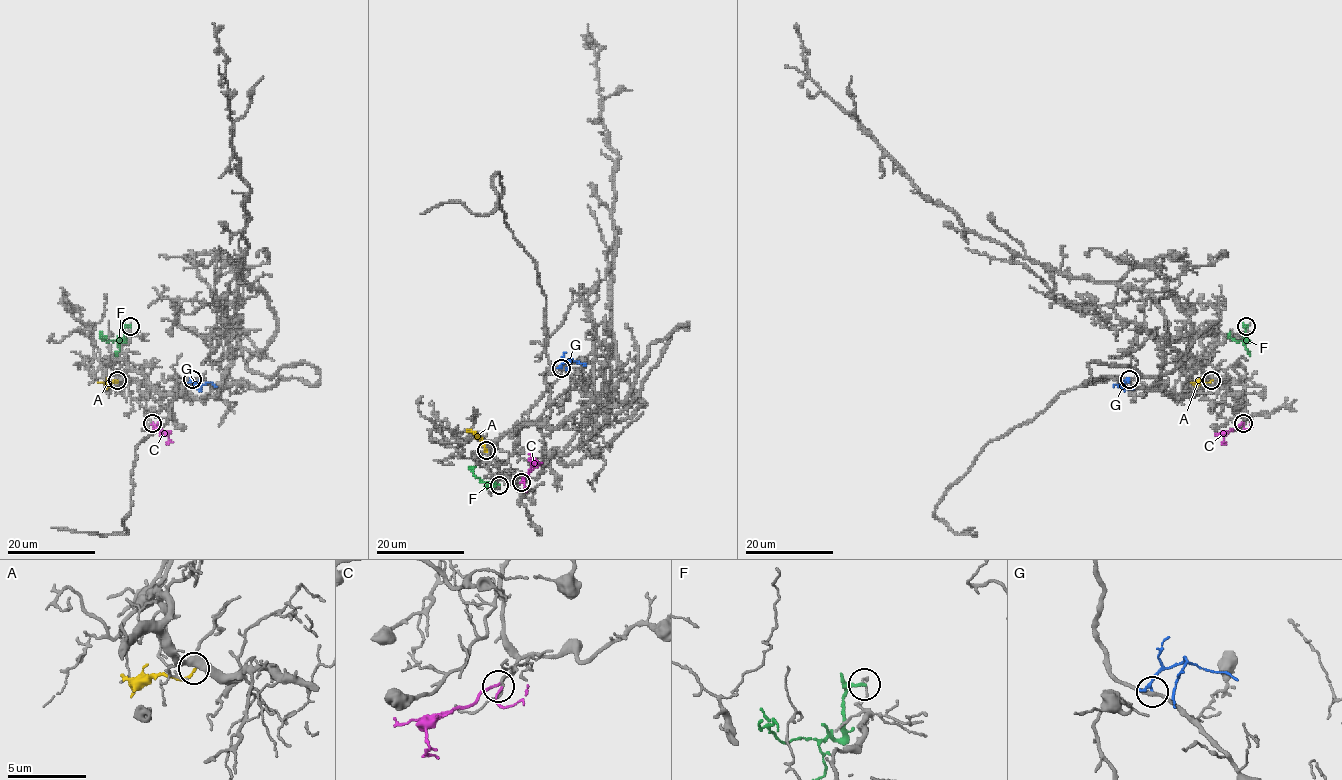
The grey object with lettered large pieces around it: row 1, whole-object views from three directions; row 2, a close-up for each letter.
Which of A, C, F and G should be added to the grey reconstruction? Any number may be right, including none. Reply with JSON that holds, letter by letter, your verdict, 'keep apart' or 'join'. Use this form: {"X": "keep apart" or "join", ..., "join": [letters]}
{"A": "keep apart", "C": "keep apart", "F": "keep apart", "G": "keep apart", "join": []}

